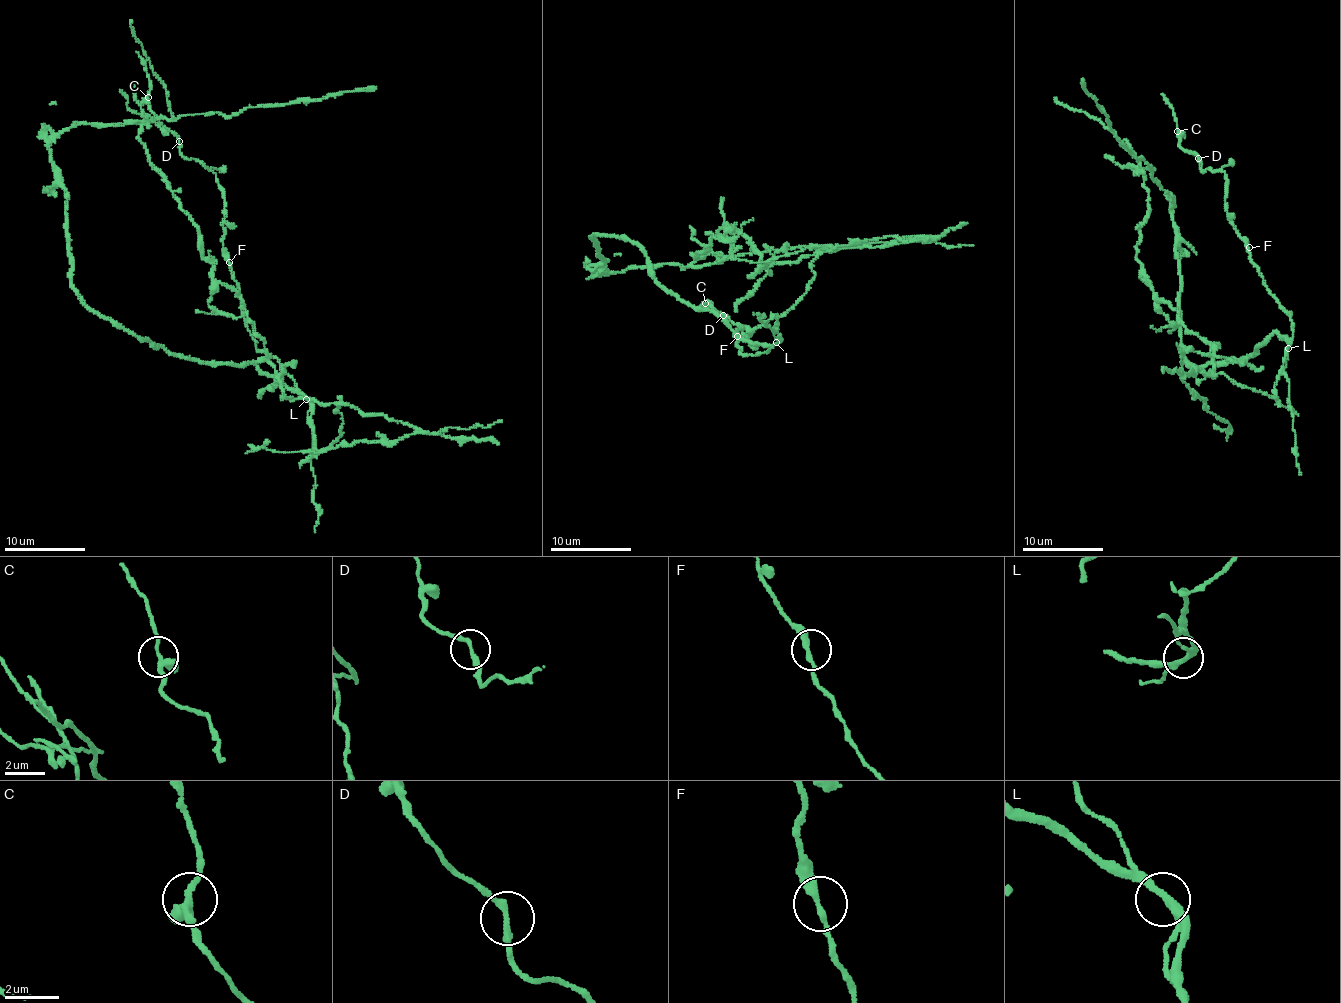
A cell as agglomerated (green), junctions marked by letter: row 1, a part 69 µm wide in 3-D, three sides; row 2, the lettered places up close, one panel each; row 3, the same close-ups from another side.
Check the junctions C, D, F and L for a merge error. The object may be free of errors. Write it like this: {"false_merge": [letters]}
{"false_merge": ["L"]}

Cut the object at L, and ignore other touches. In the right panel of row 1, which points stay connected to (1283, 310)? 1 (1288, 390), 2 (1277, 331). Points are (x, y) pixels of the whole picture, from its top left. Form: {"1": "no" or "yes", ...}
{"1": "yes", "2": "no"}

